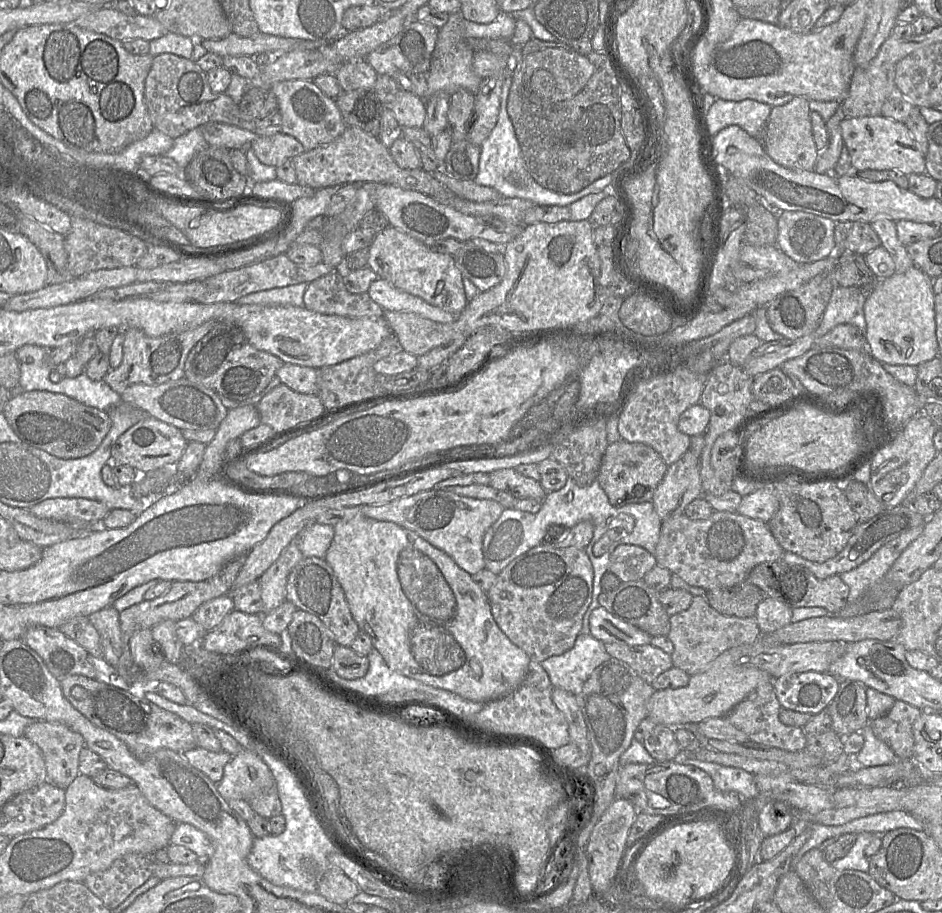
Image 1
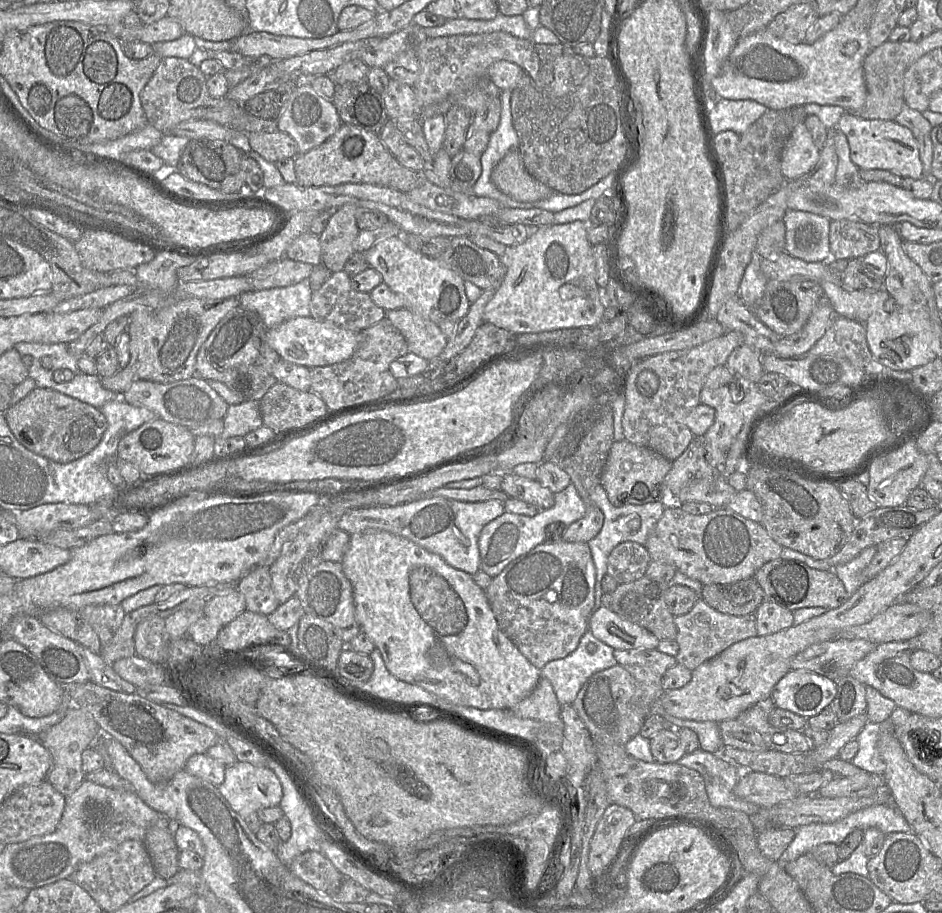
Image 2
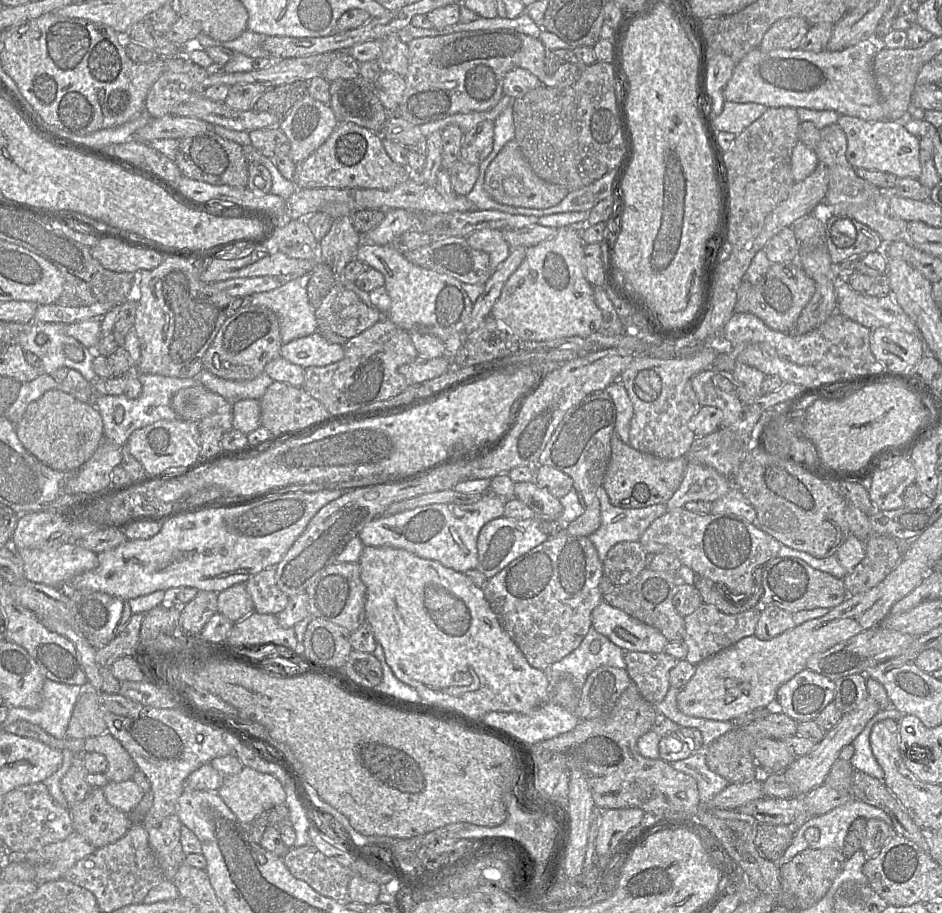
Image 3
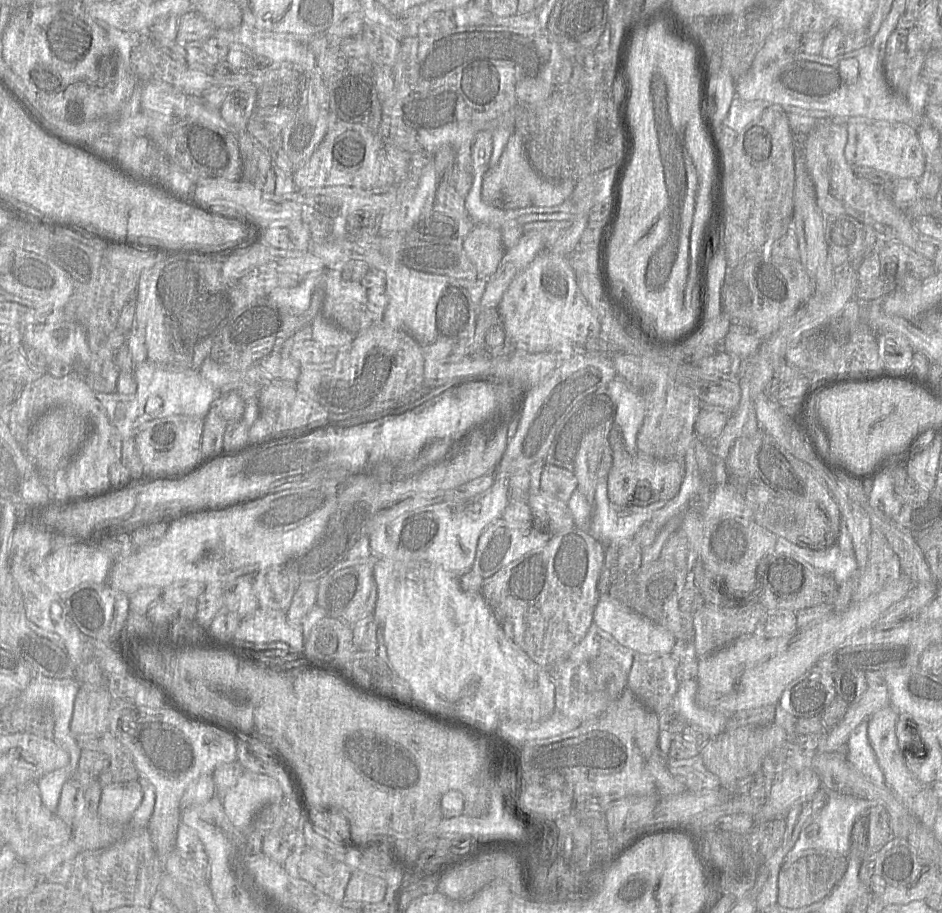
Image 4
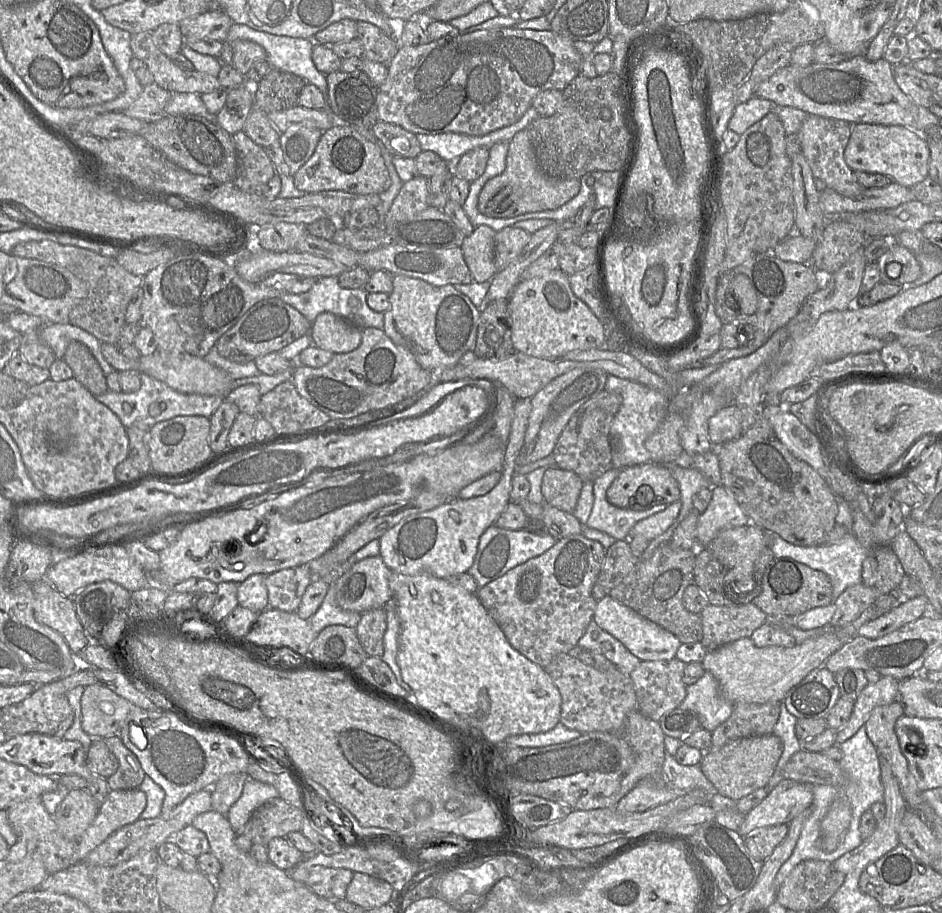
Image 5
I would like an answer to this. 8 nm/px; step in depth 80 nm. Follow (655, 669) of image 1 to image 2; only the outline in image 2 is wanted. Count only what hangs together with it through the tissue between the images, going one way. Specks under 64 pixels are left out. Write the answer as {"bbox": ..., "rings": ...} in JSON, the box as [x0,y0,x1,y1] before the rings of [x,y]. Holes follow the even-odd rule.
{"bbox":[614,649,677,706],"rings":[[[614,649],[614,657],[618,664],[624,667],[638,682],[655,691],[655,706],[663,691],[661,680],[664,673],[677,664],[674,656],[660,652],[657,649]]]}

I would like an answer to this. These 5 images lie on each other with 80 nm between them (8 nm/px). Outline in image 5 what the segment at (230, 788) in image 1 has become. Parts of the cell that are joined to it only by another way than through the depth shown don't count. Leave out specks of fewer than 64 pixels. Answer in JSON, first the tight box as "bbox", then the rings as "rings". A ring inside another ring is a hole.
{"bbox":[225,776,279,835],"rings":[[[248,776],[241,796],[230,807],[225,816],[235,833],[242,835],[242,830],[251,814],[267,800],[277,797],[279,797],[279,792],[274,786],[254,780]]]}

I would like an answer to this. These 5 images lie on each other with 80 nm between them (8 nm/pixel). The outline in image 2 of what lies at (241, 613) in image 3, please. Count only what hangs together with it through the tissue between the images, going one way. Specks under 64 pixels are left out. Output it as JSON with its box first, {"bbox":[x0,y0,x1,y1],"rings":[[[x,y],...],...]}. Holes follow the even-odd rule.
{"bbox":[203,587,245,626],"rings":[[[235,587],[209,600],[203,608],[203,616],[217,619],[221,626],[225,626],[244,611],[245,598]]]}

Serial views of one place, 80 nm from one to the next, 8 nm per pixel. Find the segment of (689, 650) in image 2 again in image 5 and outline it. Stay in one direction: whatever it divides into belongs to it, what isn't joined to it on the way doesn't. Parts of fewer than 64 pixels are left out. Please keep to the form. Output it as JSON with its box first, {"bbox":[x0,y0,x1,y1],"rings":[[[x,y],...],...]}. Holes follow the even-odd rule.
{"bbox":[700,603,768,651],"rings":[[[753,603],[742,606],[708,604],[700,617],[703,632],[700,643],[707,651],[741,638],[751,638],[753,632],[768,620],[768,616]]]}

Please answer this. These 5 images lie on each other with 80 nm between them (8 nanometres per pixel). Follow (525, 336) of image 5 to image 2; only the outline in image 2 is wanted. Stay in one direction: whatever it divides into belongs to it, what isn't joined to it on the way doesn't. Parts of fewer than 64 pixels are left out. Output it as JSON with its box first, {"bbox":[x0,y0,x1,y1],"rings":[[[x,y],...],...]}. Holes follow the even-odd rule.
{"bbox":[483,221,604,334],"rings":[[[581,221],[564,224],[550,224],[538,226],[537,231],[524,243],[517,246],[506,246],[506,251],[501,257],[501,263],[505,267],[505,276],[498,285],[492,299],[486,304],[483,311],[483,322],[494,324],[513,334],[539,333],[560,329],[575,329],[581,327],[594,327],[602,319],[604,307],[598,297],[598,285],[595,280],[595,261],[592,254],[592,245],[587,239],[588,225]]]}

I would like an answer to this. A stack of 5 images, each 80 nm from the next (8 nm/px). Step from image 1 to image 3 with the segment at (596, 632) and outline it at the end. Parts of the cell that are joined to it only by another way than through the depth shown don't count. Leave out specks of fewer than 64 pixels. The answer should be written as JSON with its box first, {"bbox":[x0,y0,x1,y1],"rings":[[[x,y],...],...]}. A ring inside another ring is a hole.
{"bbox":[592,599,668,652],"rings":[[[603,599],[592,611],[592,627],[623,650],[634,652],[664,652],[668,640],[656,628],[649,626]]]}

